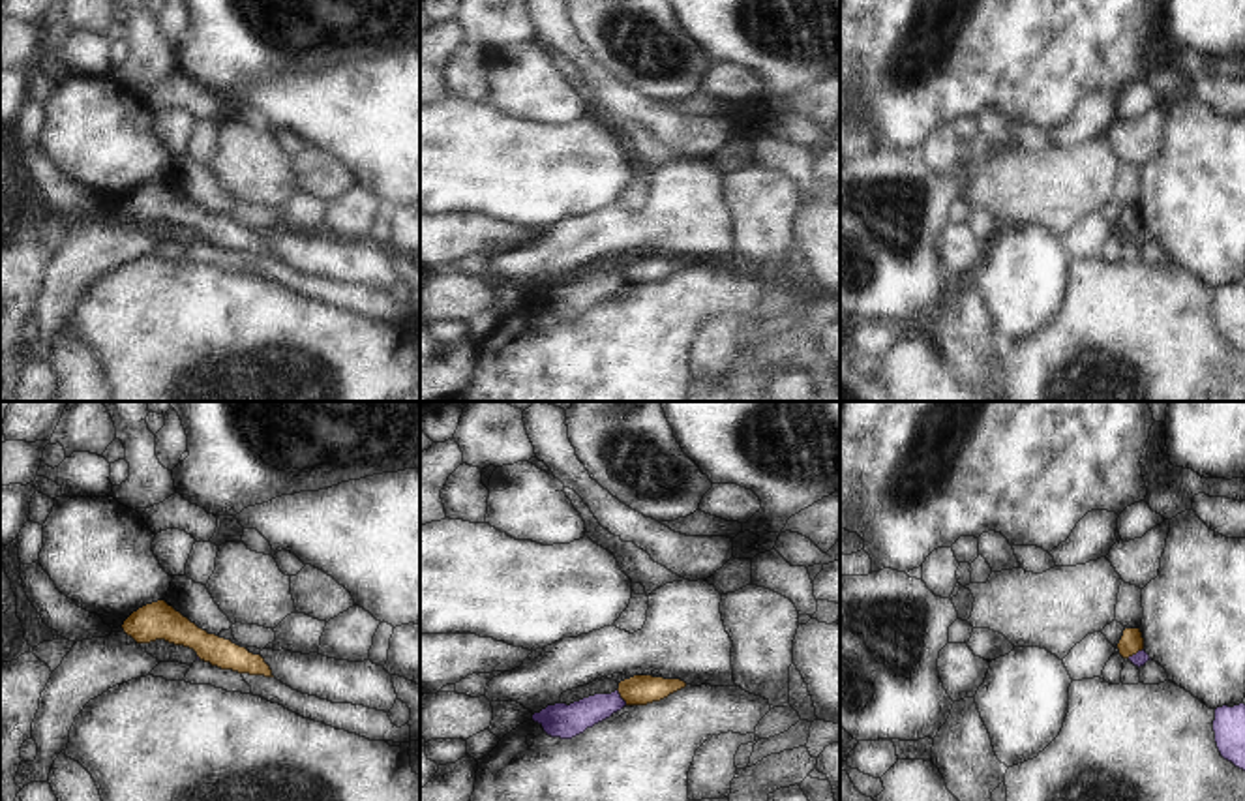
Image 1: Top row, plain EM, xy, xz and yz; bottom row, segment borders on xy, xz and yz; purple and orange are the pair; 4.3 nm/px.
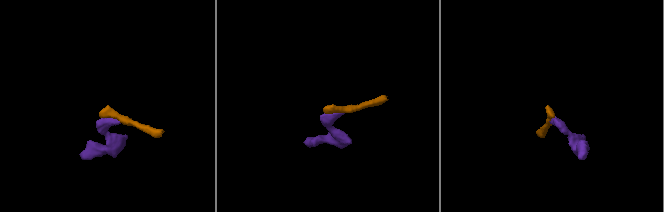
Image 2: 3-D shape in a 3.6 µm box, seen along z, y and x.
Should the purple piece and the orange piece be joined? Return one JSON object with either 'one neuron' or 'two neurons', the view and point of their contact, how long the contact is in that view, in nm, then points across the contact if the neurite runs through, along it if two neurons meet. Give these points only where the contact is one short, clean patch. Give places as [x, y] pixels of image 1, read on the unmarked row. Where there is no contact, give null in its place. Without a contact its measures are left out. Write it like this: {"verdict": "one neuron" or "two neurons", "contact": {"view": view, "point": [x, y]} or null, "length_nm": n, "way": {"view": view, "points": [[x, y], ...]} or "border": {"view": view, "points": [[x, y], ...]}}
{"verdict": "two neurons", "contact": {"view": "xz", "point": [619, 276]}, "length_nm": 80, "border": {"view": "xz", "points": [[617, 269], [627, 284]]}}

